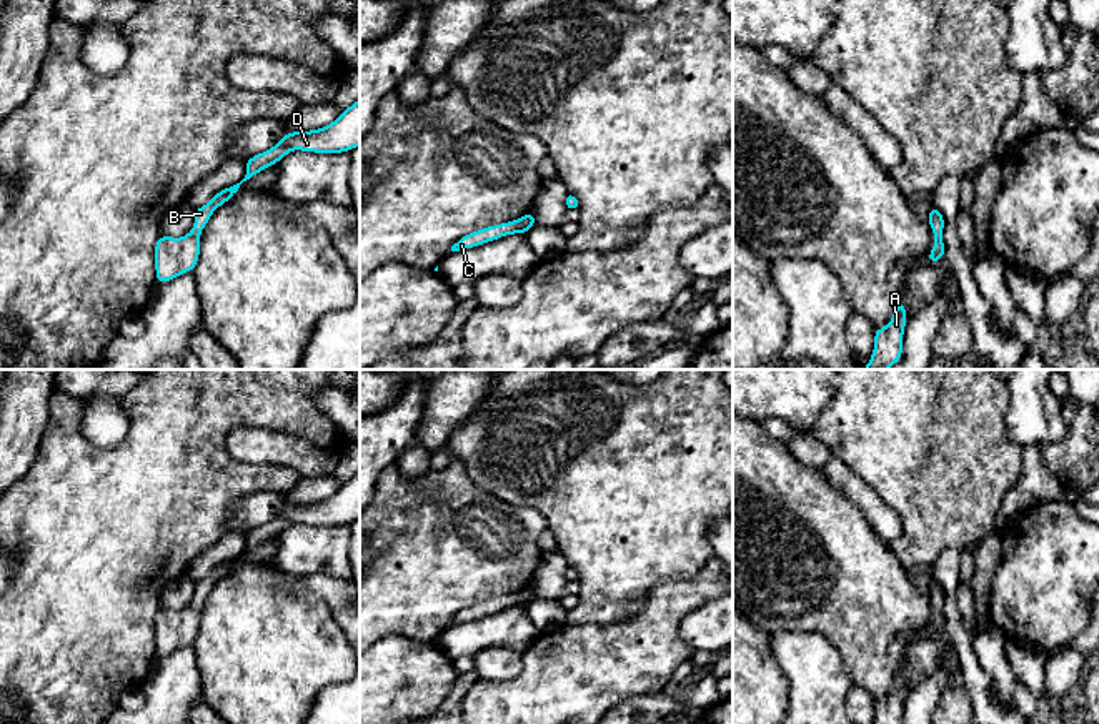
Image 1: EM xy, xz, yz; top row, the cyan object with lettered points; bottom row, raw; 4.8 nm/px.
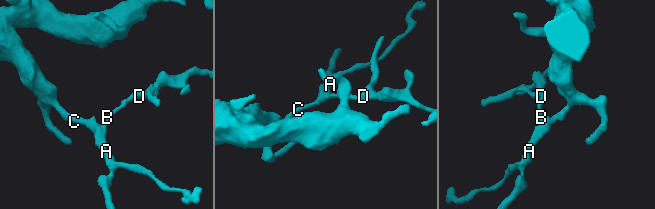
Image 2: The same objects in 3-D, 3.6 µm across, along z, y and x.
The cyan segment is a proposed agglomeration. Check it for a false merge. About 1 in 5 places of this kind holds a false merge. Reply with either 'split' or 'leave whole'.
leave whole

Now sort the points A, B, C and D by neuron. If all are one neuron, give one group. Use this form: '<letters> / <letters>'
A B C D

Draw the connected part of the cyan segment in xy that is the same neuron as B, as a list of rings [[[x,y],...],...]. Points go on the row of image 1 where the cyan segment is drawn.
[[[360,98],[348,107],[330,125],[310,131],[290,131],[280,143],[270,150],[258,153],[245,161],[245,178],[218,191],[206,205],[195,210],[193,230],[182,238],[162,235],[155,243],[155,270],[157,283],[168,283],[182,273],[195,270],[200,256],[200,233],[206,226],[213,211],[226,203],[240,188],[240,185],[258,175],[270,165],[278,163],[291,150],[315,151],[321,155],[350,151],[360,145]]]

